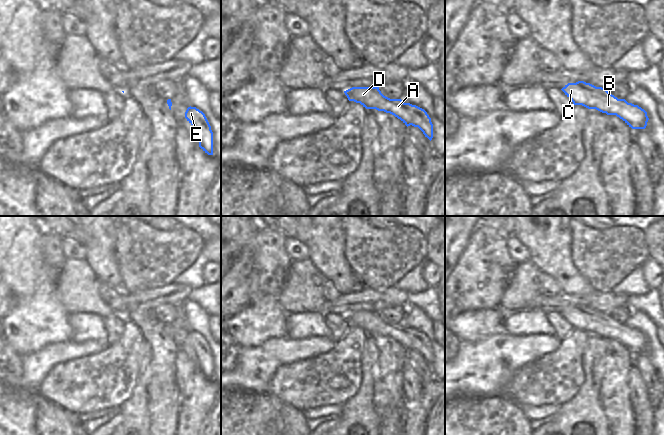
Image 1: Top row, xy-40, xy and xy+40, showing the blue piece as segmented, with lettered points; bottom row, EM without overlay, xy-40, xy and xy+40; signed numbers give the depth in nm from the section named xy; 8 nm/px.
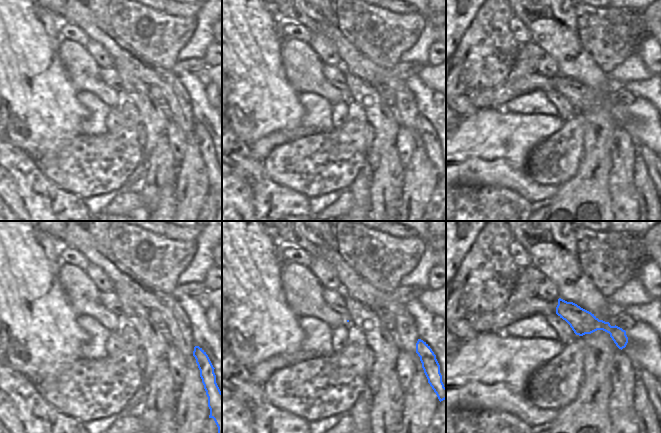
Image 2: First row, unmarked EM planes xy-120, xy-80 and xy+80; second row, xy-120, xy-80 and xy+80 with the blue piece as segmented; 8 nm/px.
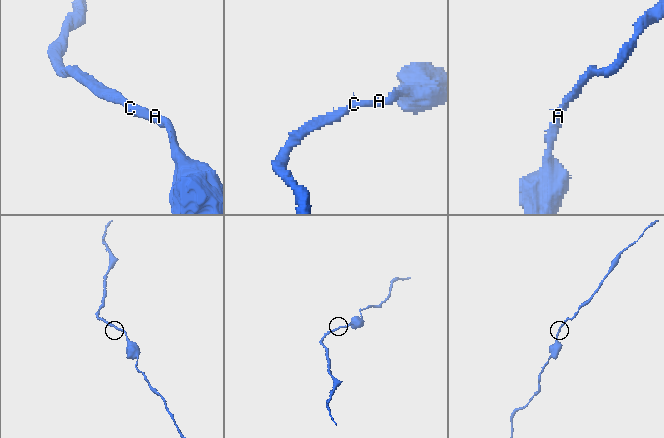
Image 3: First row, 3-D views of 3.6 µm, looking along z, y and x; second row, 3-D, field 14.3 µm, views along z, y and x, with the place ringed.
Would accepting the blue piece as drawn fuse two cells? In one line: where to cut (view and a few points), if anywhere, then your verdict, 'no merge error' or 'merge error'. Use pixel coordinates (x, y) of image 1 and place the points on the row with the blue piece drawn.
cut none; no merge error

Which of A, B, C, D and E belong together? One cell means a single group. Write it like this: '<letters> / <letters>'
A B C D E

